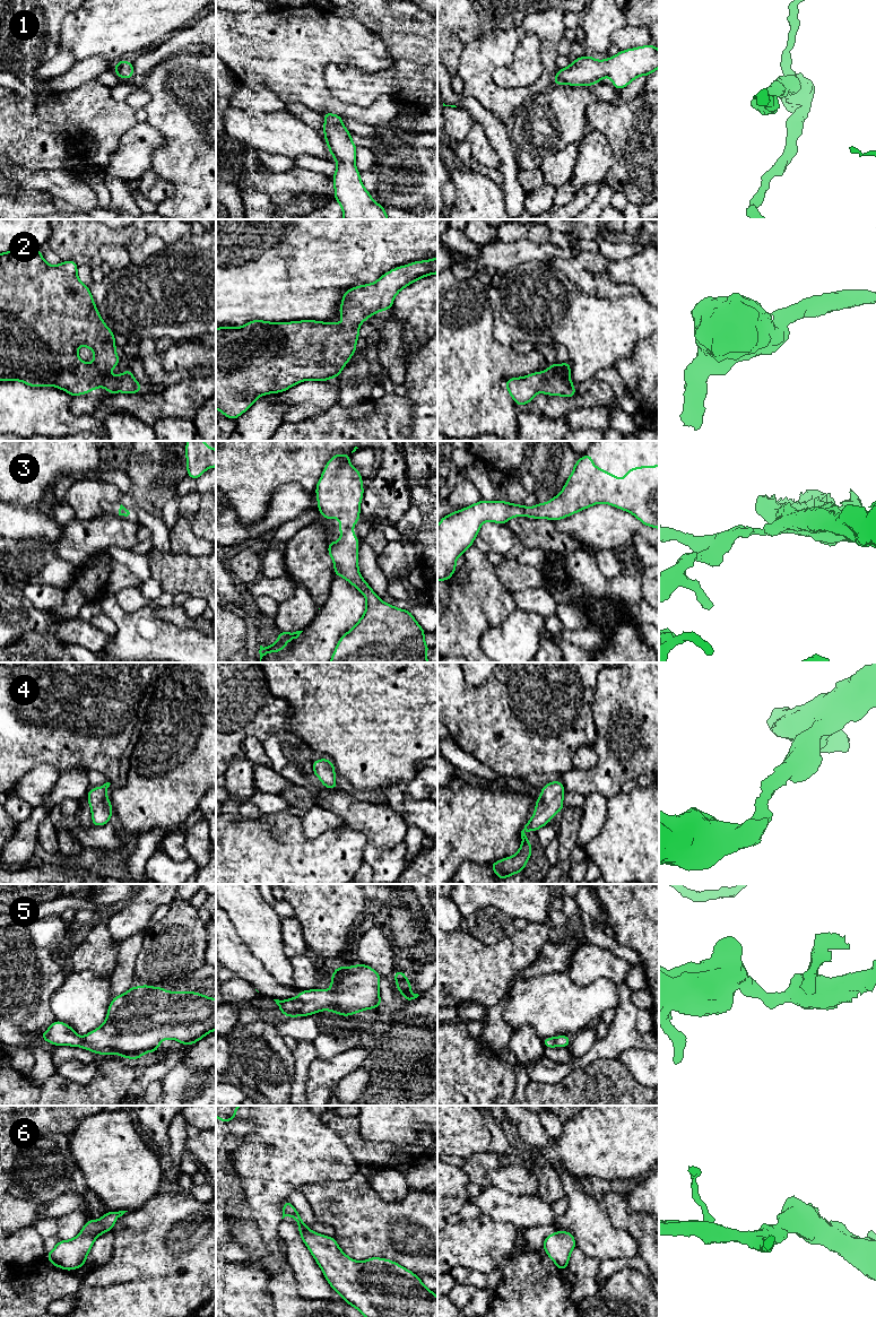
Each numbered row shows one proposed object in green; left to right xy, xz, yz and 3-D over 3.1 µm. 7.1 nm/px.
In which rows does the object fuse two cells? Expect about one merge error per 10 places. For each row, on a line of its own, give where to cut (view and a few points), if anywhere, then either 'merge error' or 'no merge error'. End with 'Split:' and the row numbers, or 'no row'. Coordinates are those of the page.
1: cut none; no merge error
2: cut none; no merge error
3: cut none; no merge error
4: cut none; no merge error
5: cut none; no merge error
6: cut none; no merge error
Split: no row

